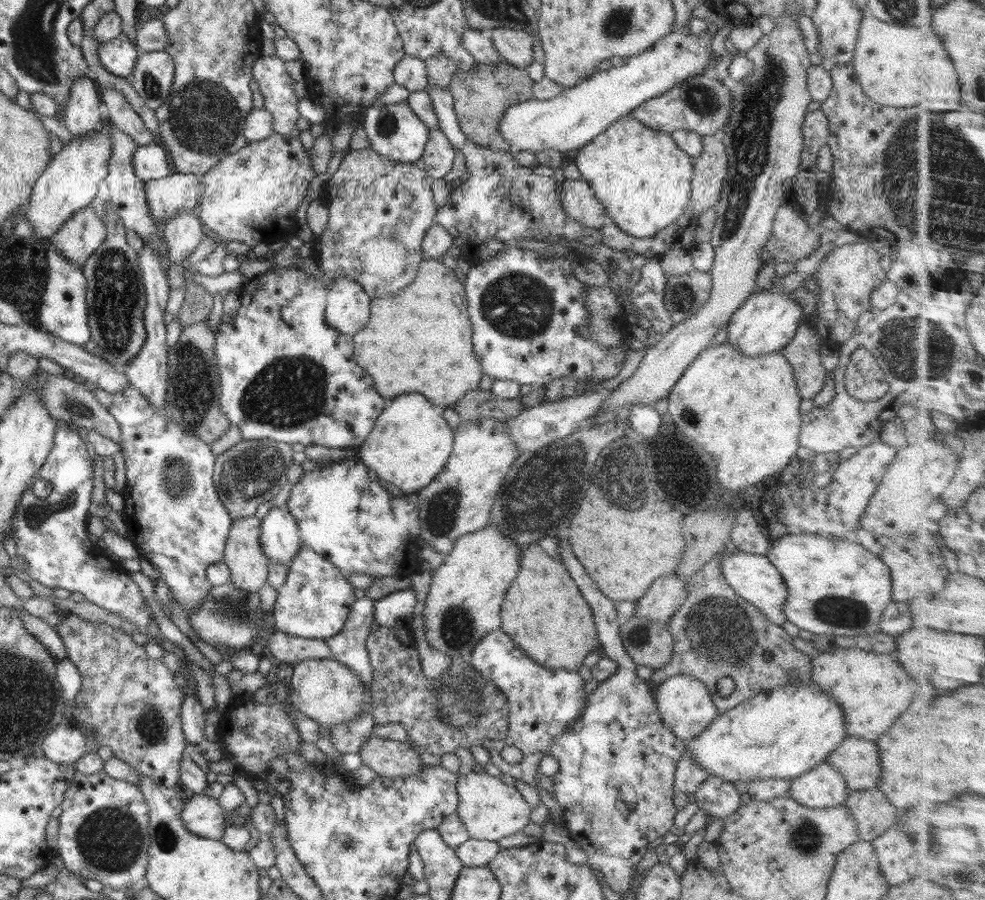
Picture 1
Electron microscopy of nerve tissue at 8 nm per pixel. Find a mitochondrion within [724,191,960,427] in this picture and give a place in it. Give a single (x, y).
(910, 349)

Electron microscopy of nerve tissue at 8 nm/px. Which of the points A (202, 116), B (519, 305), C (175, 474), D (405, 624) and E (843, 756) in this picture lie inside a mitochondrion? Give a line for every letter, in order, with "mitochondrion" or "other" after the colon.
A: mitochondrion
B: mitochondrion
C: mitochondrion
D: other
E: other

